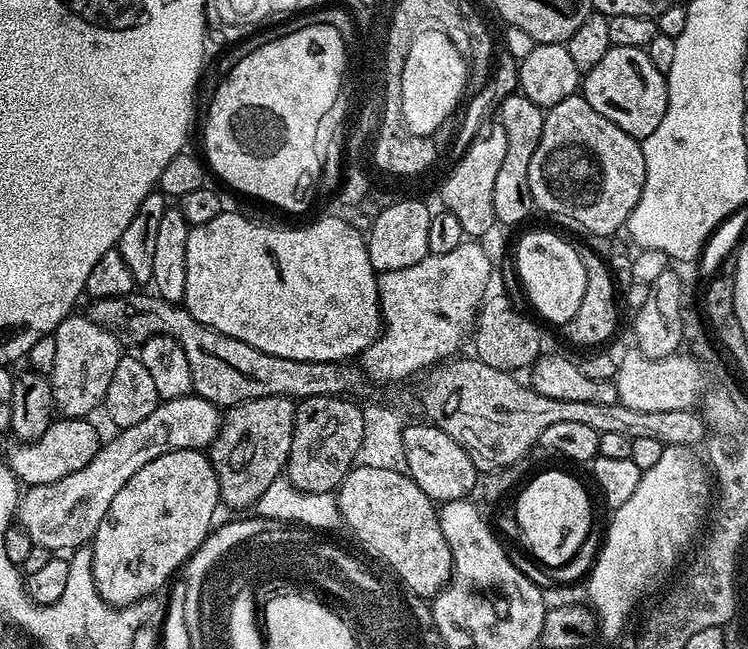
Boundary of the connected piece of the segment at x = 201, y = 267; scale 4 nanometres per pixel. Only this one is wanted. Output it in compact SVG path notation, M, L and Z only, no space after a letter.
M225 210L218 218L210 222L189 227L186 238L186 294L182 304L190 315L198 322L226 334L230 338L238 338L238 342L246 342L246 346L254 346L254 350L262 350L262 354L274 354L274 358L290 358L294 362L352 362L360 357L380 336L382 321L380 318L380 299L378 298L377 273L370 266L368 241L363 231L359 232L352 224L339 220L336 216L324 216L305 228L271 228L268 224L255 224L236 212Z

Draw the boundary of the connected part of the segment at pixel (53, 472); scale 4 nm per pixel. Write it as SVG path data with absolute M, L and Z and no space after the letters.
M56 418L52 425L42 434L42 438L27 442L12 442L8 448L6 463L13 477L24 486L33 484L49 484L58 482L58 478L66 478L66 474L74 474L74 470L82 470L98 454L102 437L98 429L88 418Z

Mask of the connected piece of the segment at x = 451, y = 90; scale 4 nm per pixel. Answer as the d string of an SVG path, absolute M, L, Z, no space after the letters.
M428 32L428 36L419 36L416 44L410 46L405 56L405 64L401 68L401 96L403 117L411 133L435 137L437 135L435 132L451 118L452 111L456 107L457 109L461 107L465 99L464 87L468 84L468 64L464 60L467 60L465 53L460 52L458 46L450 42L450 38L436 36L436 32Z

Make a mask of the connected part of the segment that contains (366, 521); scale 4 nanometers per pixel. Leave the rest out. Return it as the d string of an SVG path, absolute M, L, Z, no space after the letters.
M356 466L341 482L335 493L337 508L348 520L347 531L352 531L354 539L360 543L360 548L368 556L375 556L380 564L389 568L404 588L416 596L431 598L437 596L448 585L452 576L452 555L446 542L446 534L442 534L437 505L412 481L407 471L378 470L374 466Z

